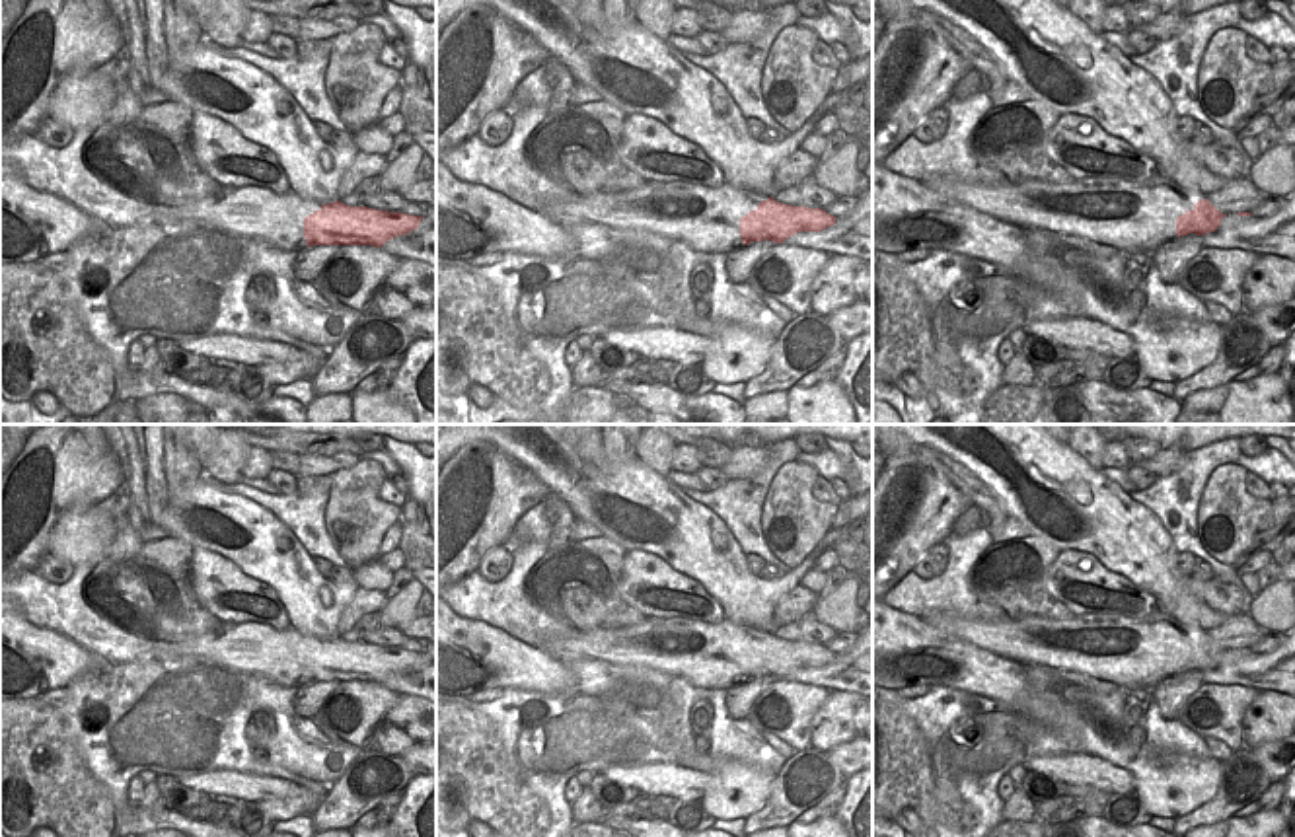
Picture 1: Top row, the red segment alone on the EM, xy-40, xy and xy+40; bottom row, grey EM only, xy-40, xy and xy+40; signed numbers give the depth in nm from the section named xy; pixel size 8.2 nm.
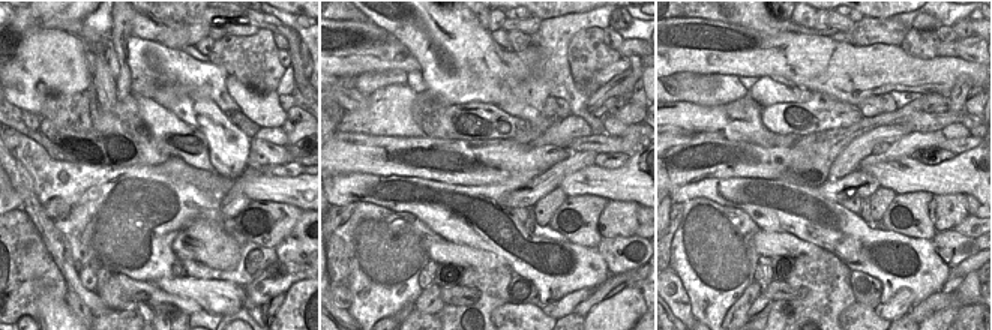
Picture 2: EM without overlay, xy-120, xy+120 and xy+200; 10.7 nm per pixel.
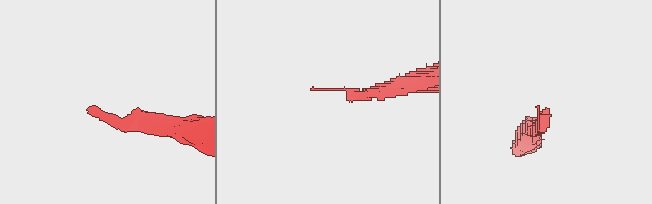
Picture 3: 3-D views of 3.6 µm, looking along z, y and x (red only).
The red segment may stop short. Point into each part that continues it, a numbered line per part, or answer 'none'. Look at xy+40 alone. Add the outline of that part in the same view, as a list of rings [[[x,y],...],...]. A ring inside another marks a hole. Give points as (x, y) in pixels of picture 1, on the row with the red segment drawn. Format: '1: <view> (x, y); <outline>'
1: xy+40 (1132, 217); [[[1159,173],[1145,183],[1083,177],[1061,185],[1040,179],[972,185],[933,175],[923,185],[954,204],[997,220],[1061,236],[1085,236],[1128,255],[1153,253],[1176,239],[1176,218],[1205,199]]]

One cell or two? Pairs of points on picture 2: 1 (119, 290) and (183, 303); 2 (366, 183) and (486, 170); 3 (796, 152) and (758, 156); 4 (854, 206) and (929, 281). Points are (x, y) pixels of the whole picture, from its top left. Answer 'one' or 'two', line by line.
1: one
2: two
3: one
4: two

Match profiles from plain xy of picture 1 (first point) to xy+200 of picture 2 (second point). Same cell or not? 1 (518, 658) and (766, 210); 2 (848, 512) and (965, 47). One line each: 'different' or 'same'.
1: same
2: different

